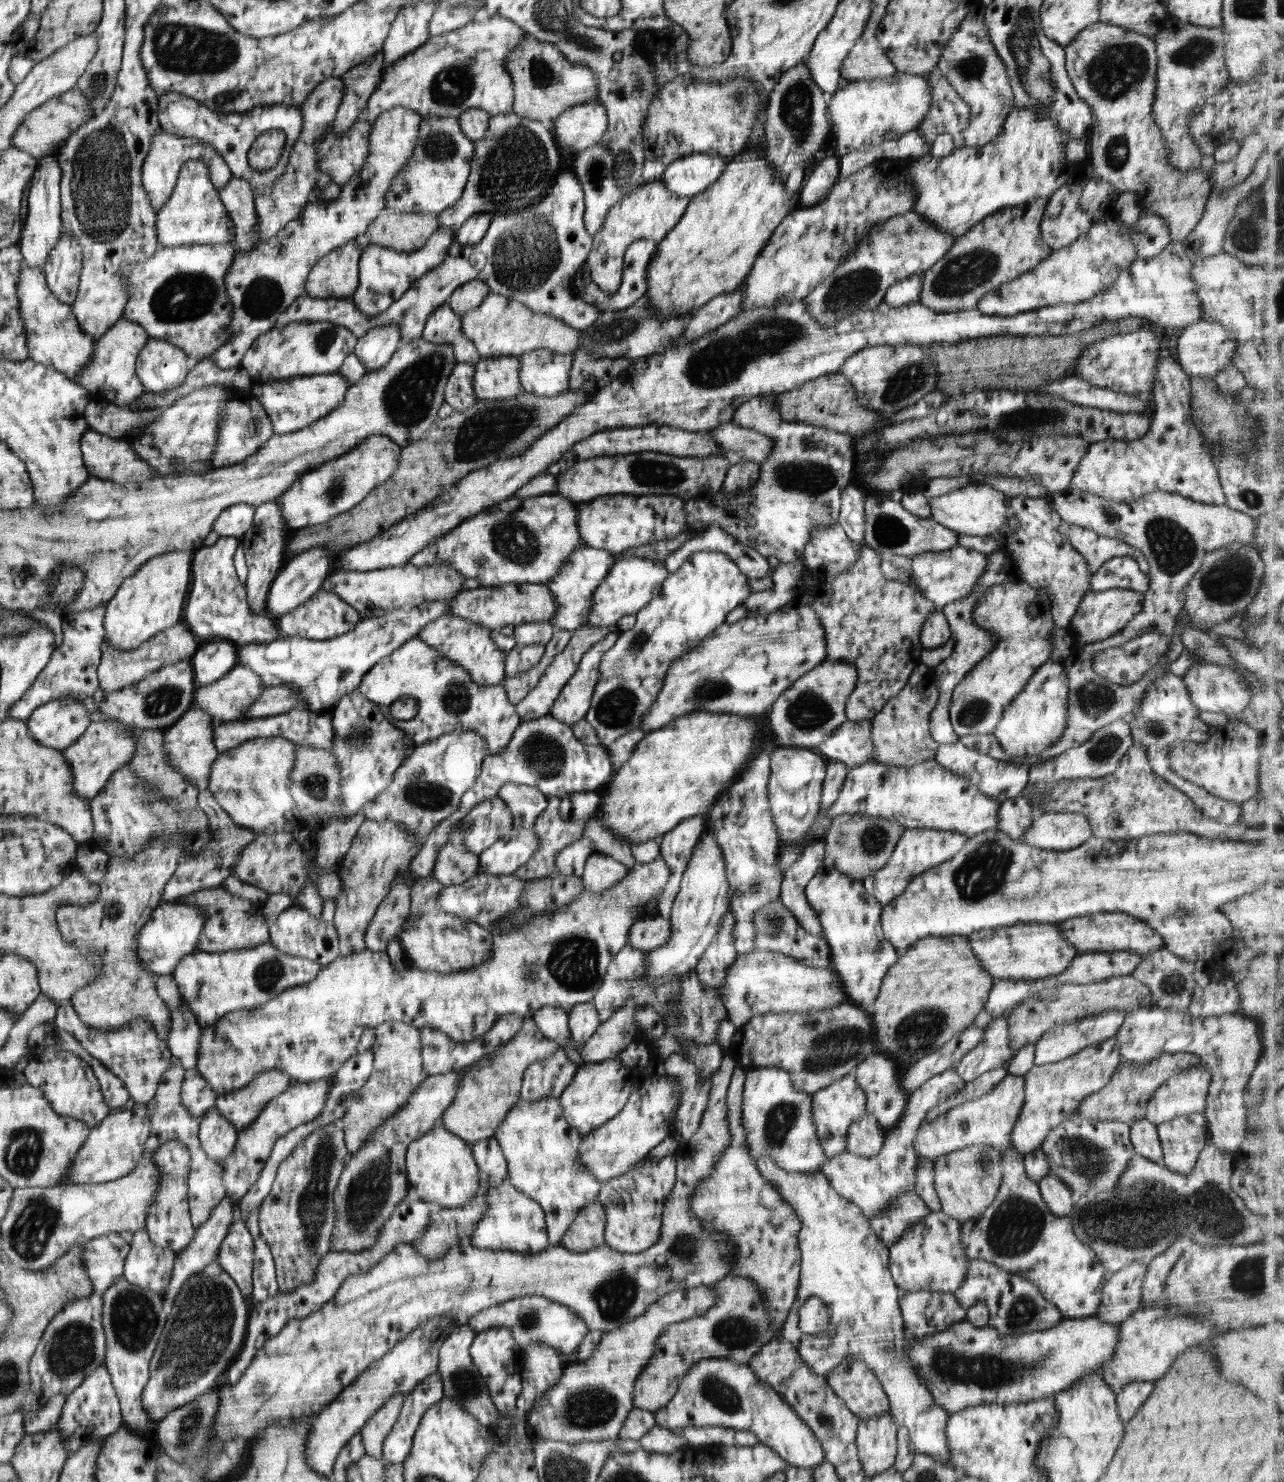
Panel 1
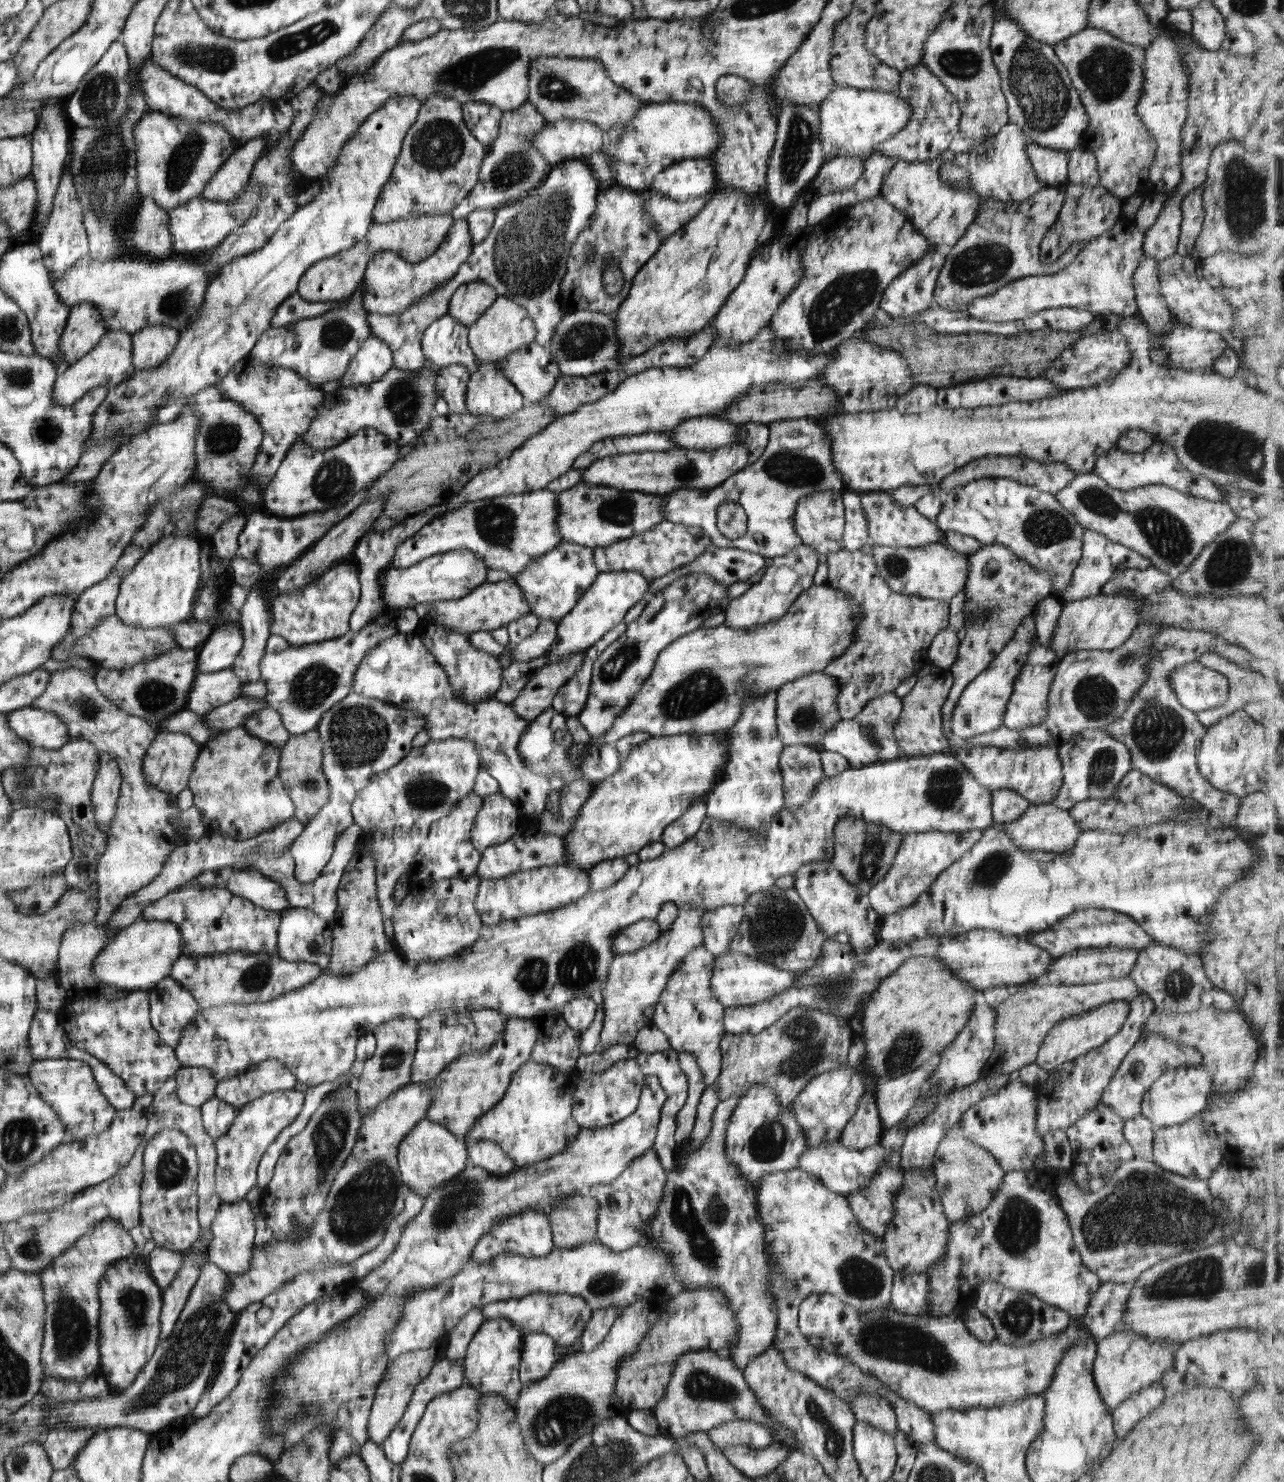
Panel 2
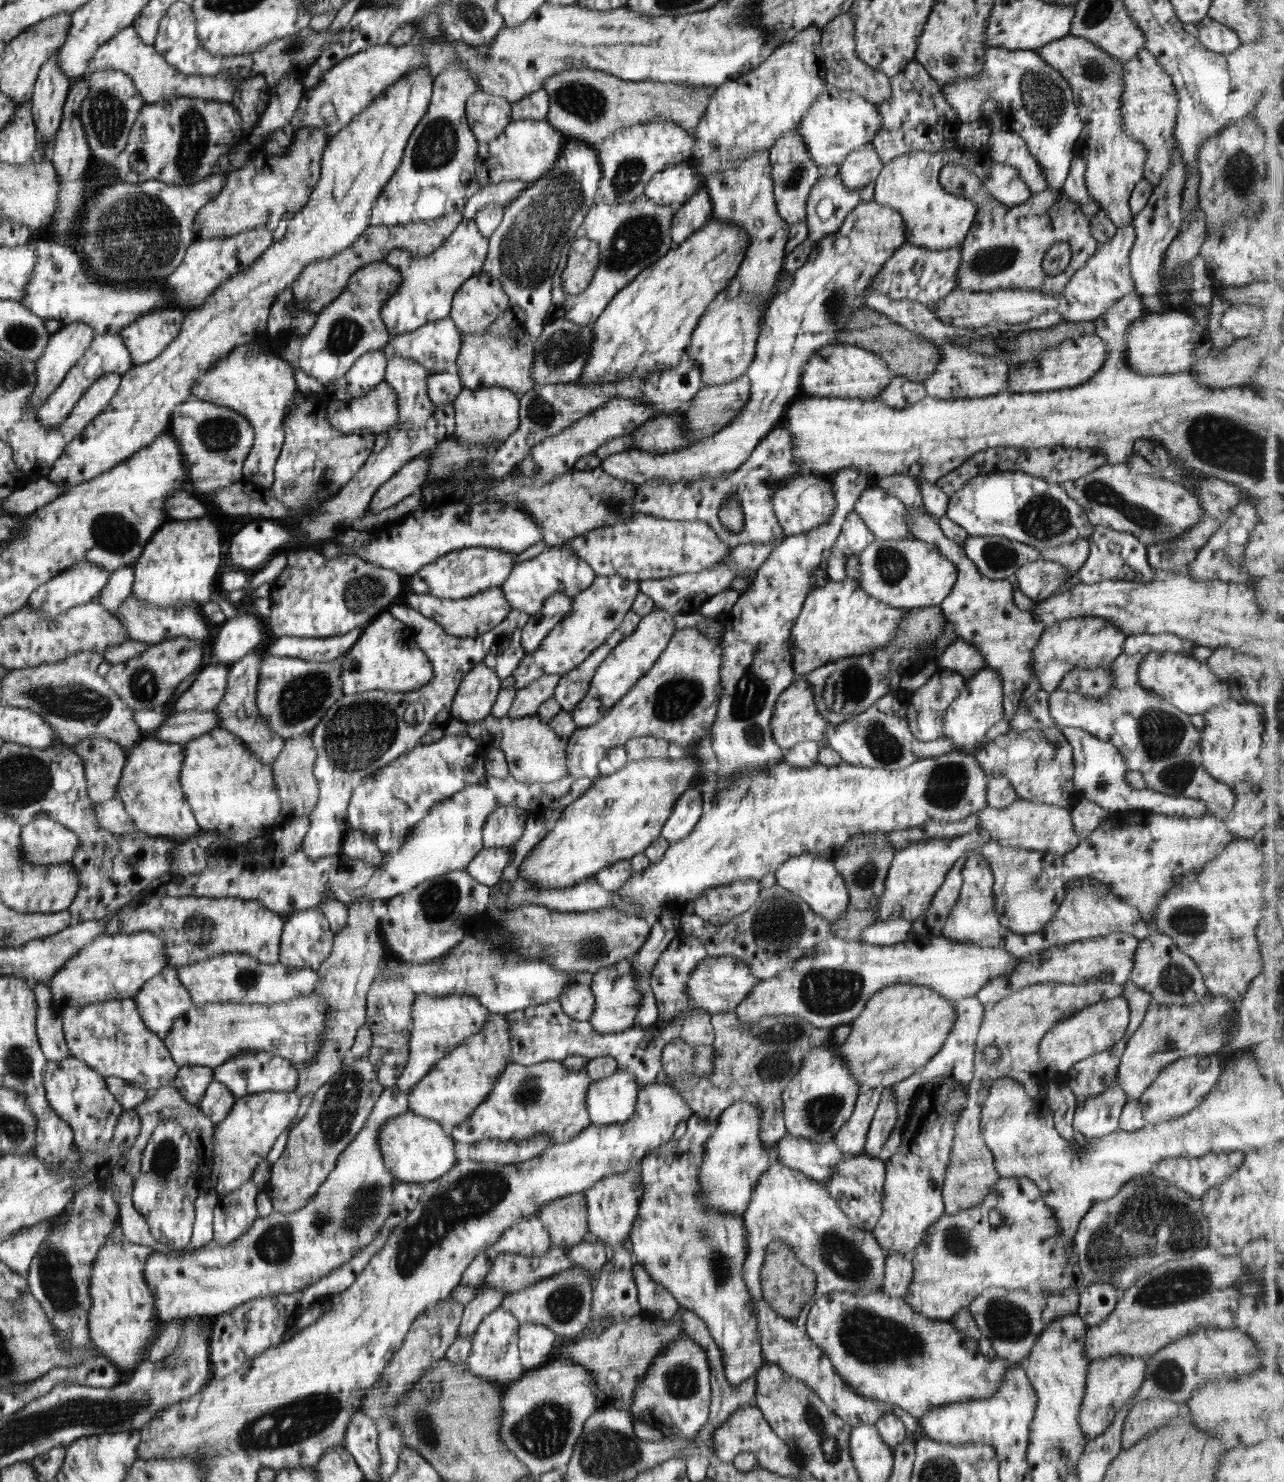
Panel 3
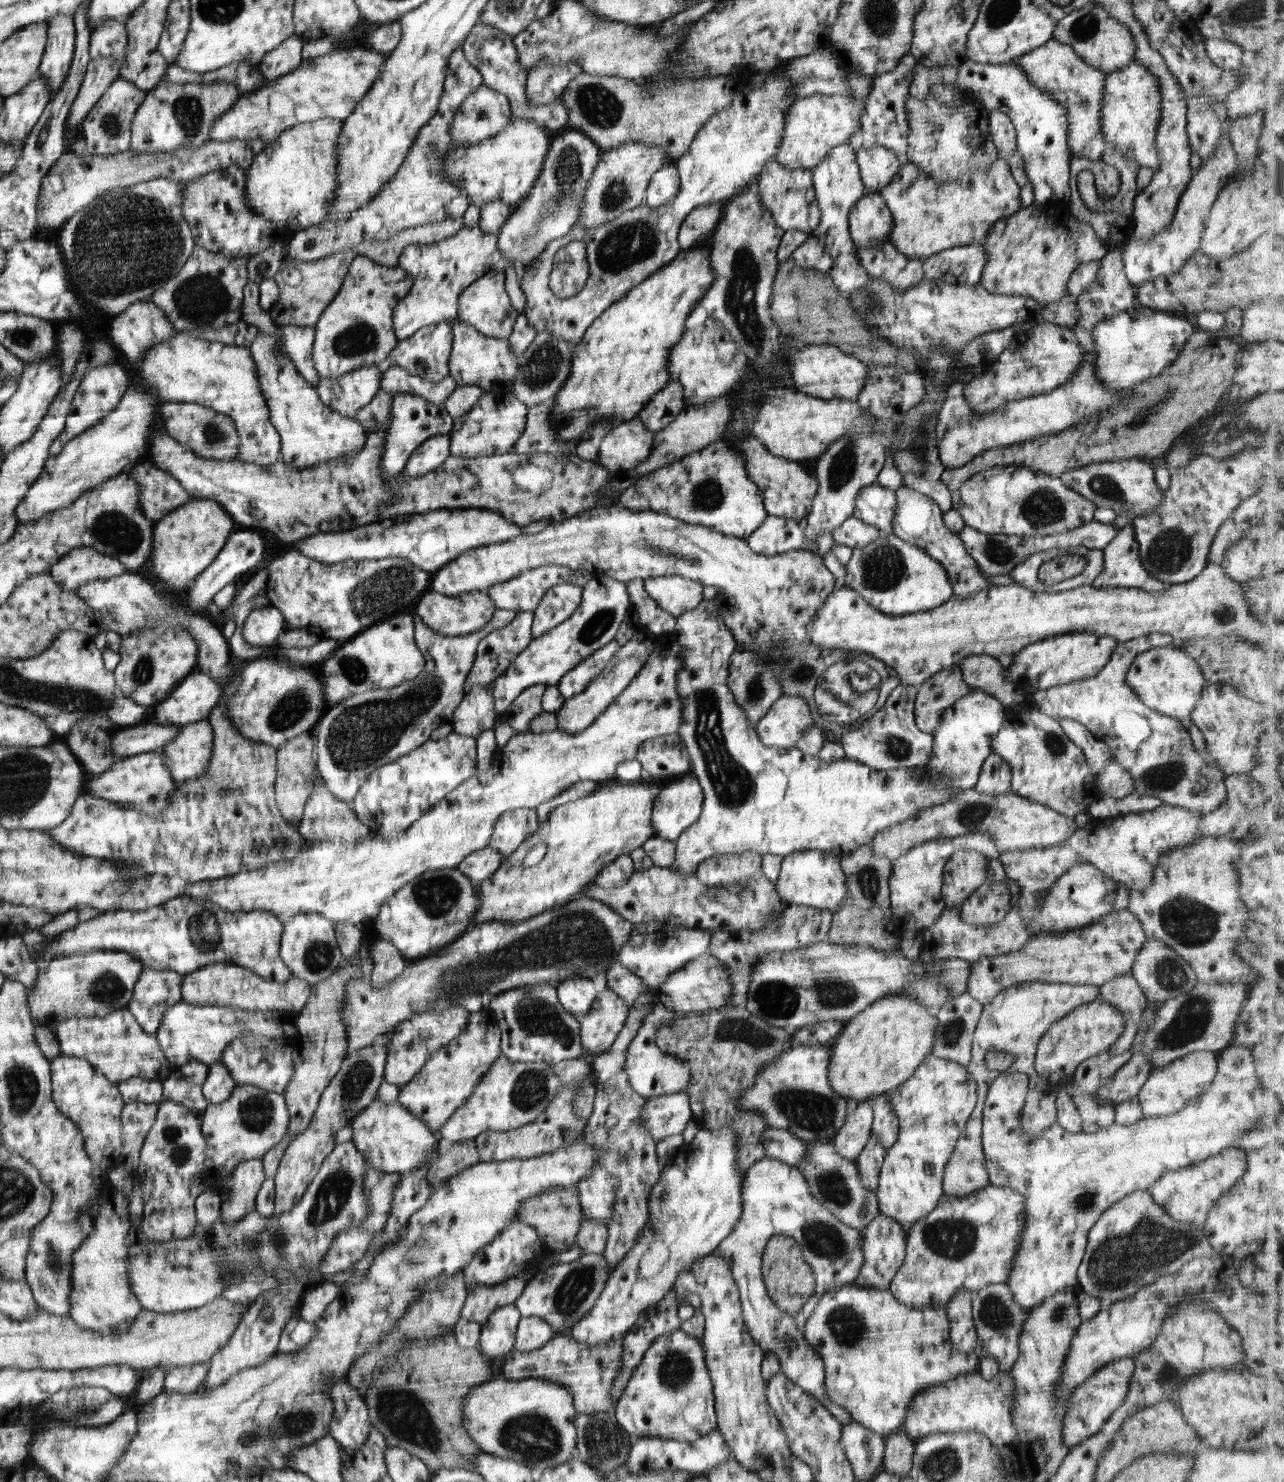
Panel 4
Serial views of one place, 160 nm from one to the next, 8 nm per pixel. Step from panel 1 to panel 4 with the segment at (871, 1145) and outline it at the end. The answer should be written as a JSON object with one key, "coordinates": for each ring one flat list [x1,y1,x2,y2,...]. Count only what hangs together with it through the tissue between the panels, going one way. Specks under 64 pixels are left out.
{"coordinates":[[857,1101,846,1115,844,1123,831,1139,835,1152,853,1162,870,1137,872,1125,871,1101]]}

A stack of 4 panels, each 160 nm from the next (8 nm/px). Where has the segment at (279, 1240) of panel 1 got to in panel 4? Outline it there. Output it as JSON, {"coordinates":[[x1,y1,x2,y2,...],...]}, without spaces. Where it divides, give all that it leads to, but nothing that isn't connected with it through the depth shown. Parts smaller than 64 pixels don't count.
{"coordinates":[[387,1034,377,1036,365,1048,350,1051,346,1055,338,1073,319,1097,310,1124,302,1133,290,1139,273,1178,275,1185,273,1215,279,1216,287,1210,294,1209,294,1206,301,1201,306,1188,314,1181,322,1162,333,1152,335,1132,348,1126,371,1101,377,1098,378,1087,385,1076,386,1055,389,1052,385,1045,387,1040,389,1040]]}

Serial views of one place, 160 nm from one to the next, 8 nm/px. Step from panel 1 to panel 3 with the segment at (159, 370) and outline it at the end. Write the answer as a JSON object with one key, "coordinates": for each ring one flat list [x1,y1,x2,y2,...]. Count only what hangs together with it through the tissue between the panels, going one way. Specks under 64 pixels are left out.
{"coordinates":[[175,308,150,310,120,330,134,365,154,361,178,336,185,314]]}

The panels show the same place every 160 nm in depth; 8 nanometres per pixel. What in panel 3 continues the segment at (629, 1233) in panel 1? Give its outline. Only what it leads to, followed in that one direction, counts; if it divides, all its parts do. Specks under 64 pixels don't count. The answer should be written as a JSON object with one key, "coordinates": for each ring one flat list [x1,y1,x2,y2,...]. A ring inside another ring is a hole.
{"coordinates":[[639,1166,620,1172,619,1174,608,1174,595,1182,591,1188,582,1194,585,1200,585,1212,587,1214,588,1231,607,1243,612,1251,628,1238,631,1224,638,1215,638,1205,643,1195,642,1178],[635,1183,639,1186,635,1187]]}

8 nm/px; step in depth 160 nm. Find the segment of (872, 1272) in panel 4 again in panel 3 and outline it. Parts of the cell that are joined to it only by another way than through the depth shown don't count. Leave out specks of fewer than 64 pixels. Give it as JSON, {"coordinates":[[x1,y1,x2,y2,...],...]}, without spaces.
{"coordinates":[[887,1253,881,1290,889,1296,903,1297,912,1279,909,1257,899,1253]]}

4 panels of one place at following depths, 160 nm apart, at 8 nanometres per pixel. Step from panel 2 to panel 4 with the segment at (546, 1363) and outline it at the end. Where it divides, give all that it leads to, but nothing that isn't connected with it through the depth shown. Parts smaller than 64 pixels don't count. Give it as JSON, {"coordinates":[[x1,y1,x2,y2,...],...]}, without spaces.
{"coordinates":[[521,1317,514,1338,514,1350,527,1352,541,1348,553,1337,553,1330,541,1318]]}

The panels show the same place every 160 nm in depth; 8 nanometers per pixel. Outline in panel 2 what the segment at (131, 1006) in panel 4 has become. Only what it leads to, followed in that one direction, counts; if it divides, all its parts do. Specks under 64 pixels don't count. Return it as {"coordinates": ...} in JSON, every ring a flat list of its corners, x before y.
{"coordinates":[[170,976,165,977,155,987,146,991,150,996,150,1025,157,1031,159,1038,167,1046,173,1048,183,1037,184,1028,195,1021,196,1013,199,1011,198,1003,194,1001,189,991]]}

